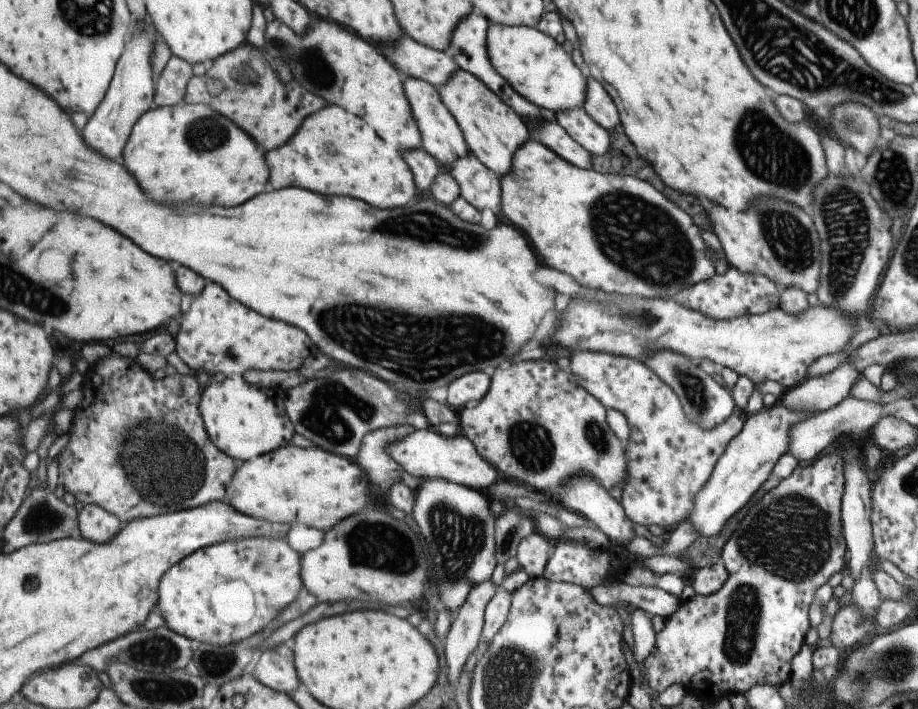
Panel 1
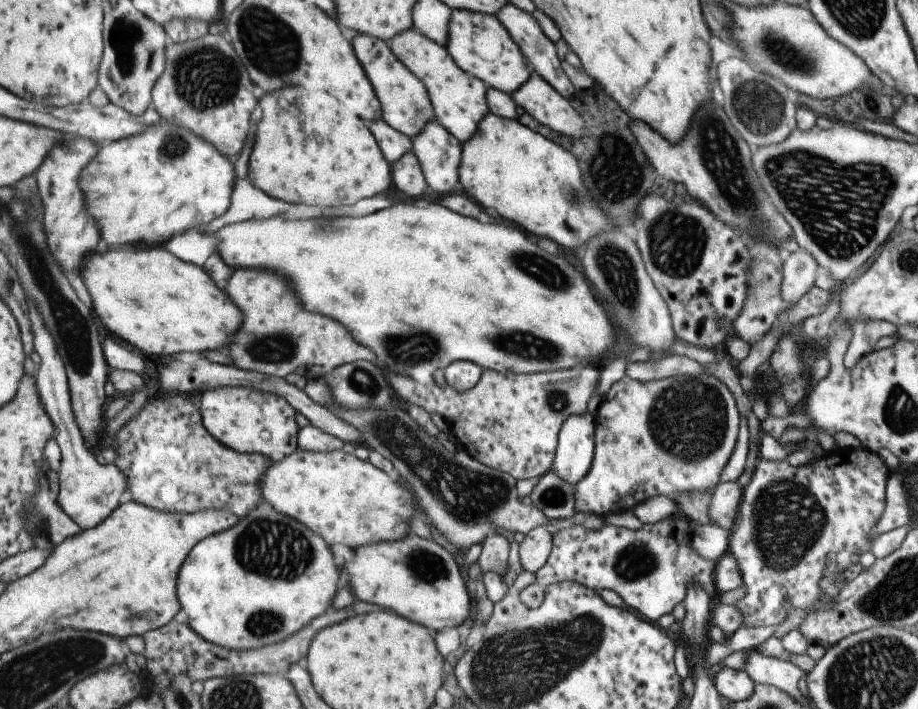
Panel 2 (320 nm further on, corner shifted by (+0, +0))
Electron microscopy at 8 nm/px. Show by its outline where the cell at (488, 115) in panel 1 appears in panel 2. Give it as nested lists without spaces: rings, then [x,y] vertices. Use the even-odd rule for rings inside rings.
[[[412,28],[395,34],[387,42],[387,46],[397,61],[401,62],[401,65],[405,66],[425,86],[435,121],[459,144],[469,142],[481,118],[489,114],[489,108],[485,104],[486,85],[479,78],[461,70],[443,47]]]

